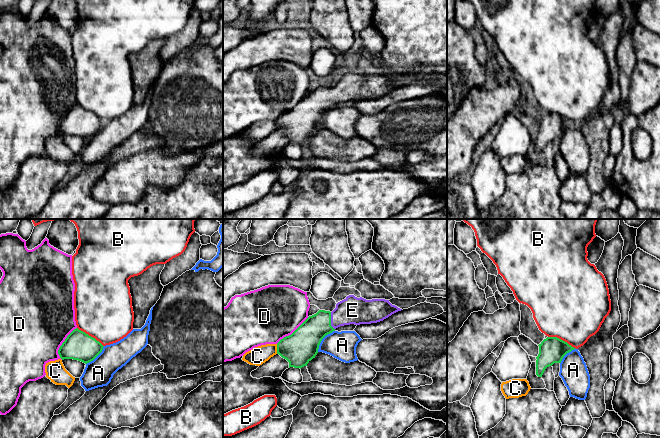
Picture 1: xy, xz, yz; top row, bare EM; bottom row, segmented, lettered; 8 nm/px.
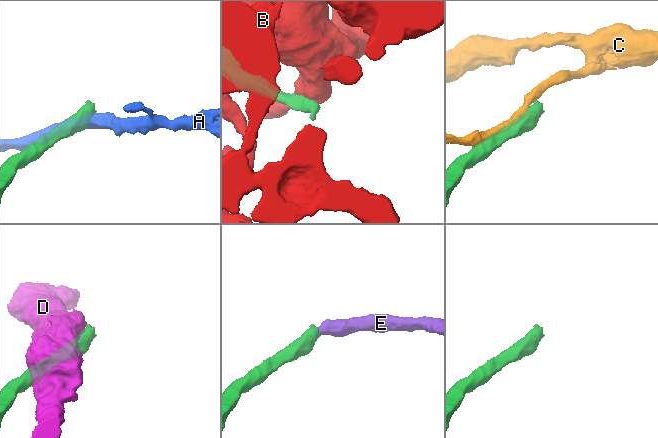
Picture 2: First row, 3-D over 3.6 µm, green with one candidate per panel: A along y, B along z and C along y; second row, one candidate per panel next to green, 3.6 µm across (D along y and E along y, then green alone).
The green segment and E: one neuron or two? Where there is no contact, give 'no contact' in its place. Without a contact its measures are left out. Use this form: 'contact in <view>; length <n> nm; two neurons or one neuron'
contact in xz; length 150 nm; one neuron

